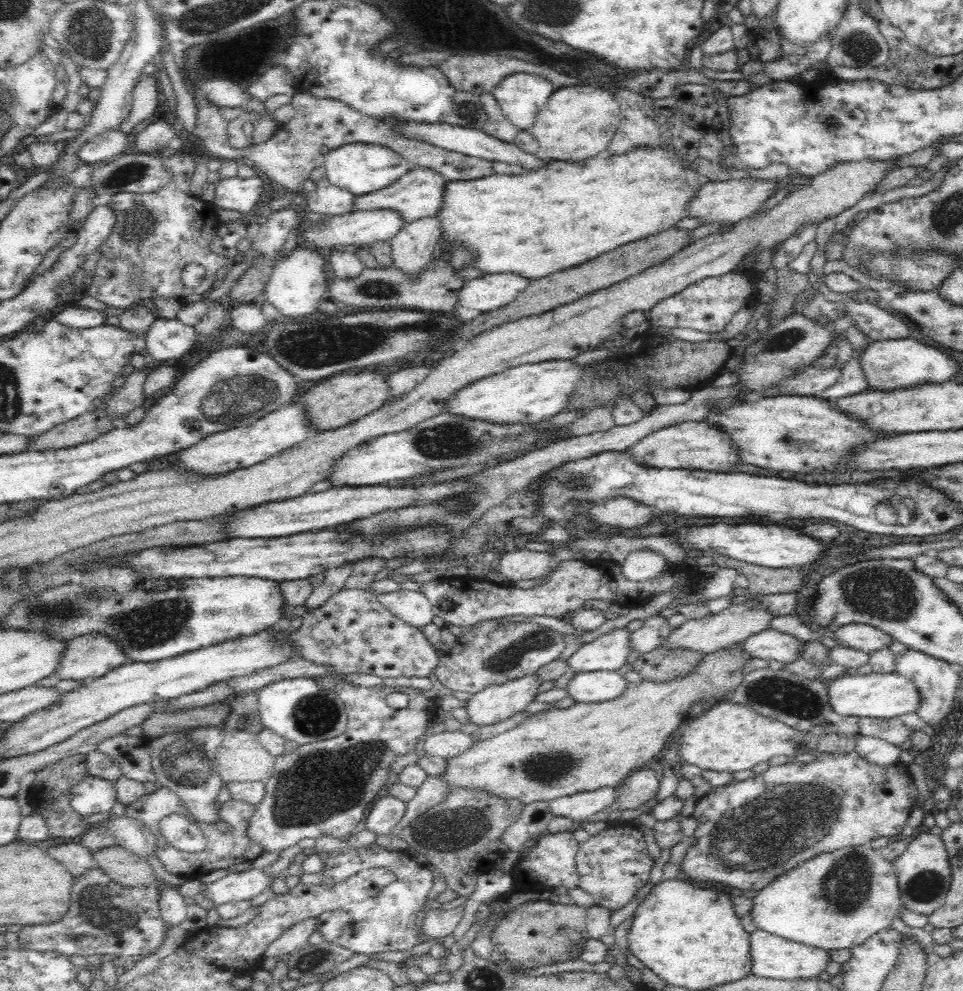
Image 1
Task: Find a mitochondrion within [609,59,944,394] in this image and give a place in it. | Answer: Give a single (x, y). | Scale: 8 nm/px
(829, 124)

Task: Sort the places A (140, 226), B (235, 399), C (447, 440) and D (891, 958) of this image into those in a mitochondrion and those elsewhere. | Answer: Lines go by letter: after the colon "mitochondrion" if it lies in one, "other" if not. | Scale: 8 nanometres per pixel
A: mitochondrion
B: mitochondrion
C: mitochondrion
D: other

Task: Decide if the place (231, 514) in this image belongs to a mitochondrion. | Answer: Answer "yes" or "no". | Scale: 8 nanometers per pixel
no

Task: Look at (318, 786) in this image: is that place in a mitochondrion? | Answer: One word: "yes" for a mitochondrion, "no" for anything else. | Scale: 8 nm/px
yes

